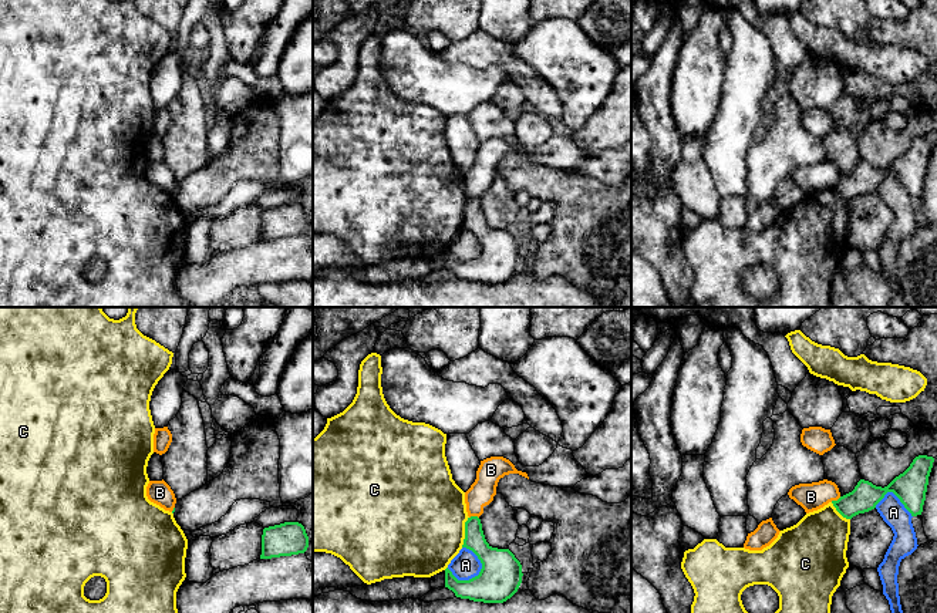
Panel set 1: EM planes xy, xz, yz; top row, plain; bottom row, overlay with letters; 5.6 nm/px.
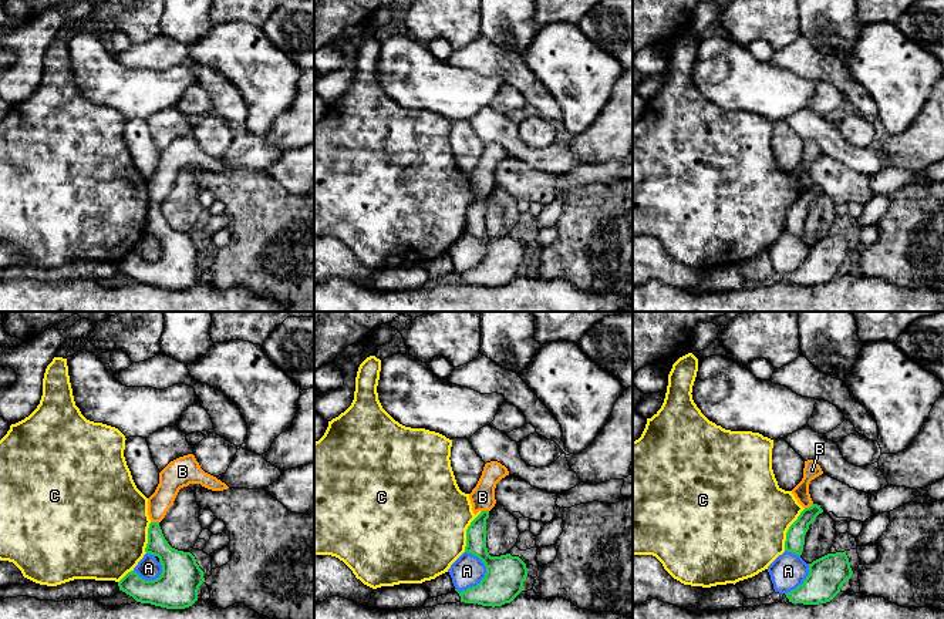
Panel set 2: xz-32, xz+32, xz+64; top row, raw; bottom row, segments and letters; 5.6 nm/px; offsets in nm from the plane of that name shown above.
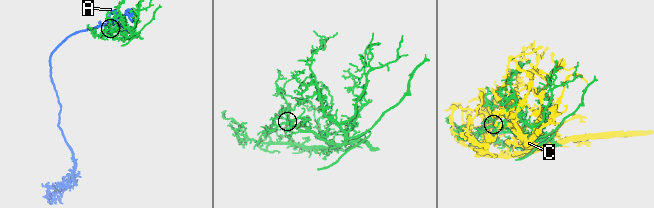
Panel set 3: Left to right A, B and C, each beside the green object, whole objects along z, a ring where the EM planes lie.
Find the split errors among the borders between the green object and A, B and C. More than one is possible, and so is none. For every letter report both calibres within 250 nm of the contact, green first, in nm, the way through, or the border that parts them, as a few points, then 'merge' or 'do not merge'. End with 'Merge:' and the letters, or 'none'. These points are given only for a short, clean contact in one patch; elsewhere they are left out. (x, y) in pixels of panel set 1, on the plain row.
A: calibres 240 and 160 nm; do not merge
B: calibres 120 and 140 nm; border xz (478, 198), (469, 199); do not merge
C: calibres 180 and 500 nm; do not merge
Merge: none

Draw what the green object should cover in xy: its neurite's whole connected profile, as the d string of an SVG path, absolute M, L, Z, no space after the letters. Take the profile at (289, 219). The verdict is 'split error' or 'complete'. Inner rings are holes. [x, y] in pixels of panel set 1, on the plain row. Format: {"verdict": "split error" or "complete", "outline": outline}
{"verdict": "complete", "outline": "M284 203L263 210L260 240L304 235L309 218L299 203Z"}

